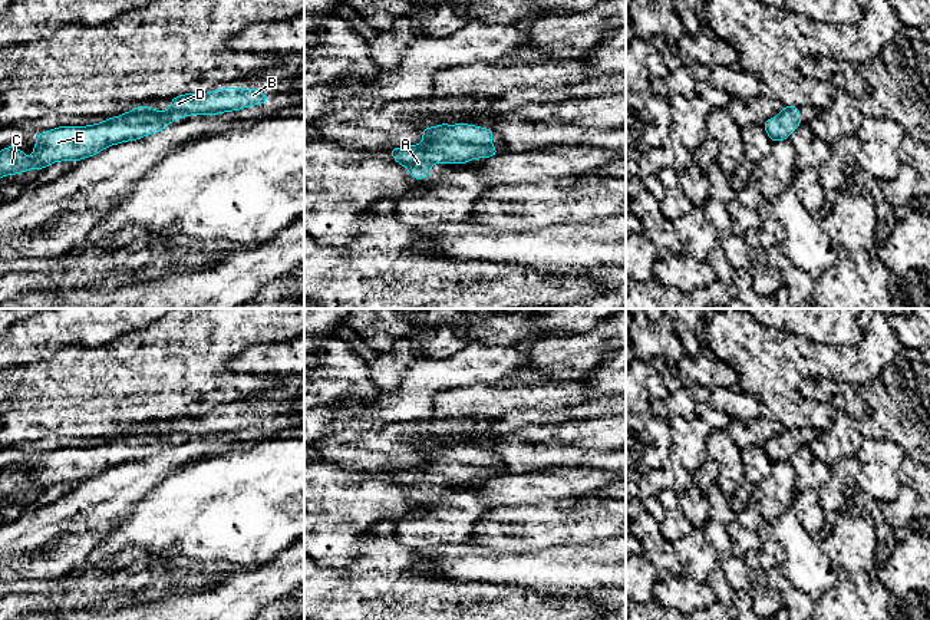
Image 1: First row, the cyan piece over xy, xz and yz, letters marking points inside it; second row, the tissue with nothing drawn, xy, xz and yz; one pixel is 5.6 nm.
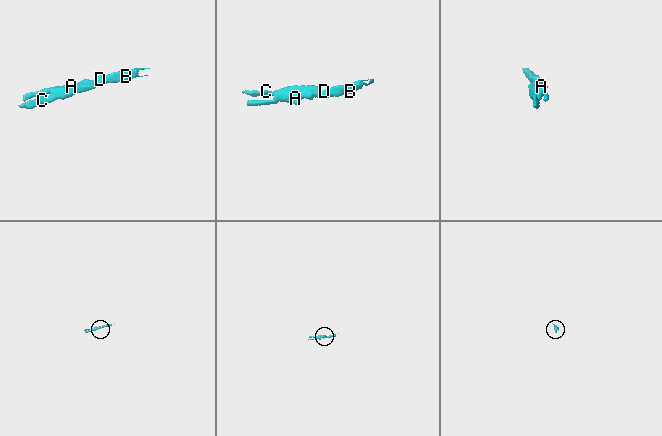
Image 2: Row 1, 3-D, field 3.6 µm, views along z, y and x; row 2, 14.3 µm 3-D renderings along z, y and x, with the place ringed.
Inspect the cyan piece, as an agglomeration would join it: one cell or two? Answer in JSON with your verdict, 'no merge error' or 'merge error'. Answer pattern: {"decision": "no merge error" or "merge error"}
{"decision": "no merge error"}

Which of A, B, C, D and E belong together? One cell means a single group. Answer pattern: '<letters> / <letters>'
A B C D E

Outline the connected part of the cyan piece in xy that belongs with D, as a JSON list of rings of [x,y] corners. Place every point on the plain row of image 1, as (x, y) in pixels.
[[[222,409],[210,415],[185,415],[171,421],[166,433],[138,428],[121,438],[115,438],[89,448],[57,448],[36,456],[32,484],[26,484],[26,474],[7,468],[0,472],[0,499],[43,491],[57,482],[80,482],[99,475],[106,468],[136,462],[142,458],[164,452],[174,441],[188,436],[218,436],[240,432],[251,426],[268,426],[267,418],[258,409],[247,412]]]

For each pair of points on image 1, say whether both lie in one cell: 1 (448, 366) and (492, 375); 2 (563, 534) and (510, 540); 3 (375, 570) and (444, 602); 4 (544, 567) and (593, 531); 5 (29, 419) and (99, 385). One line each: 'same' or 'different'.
1: same
2: same
3: same
4: different
5: same

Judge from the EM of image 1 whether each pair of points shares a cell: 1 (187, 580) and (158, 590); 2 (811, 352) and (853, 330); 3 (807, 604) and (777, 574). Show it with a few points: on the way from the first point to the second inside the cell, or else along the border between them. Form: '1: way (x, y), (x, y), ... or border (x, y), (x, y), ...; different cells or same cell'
1: way (180, 586), (165, 590); same cell
2: border (794, 335), (820, 343), (860, 343); different cells
3: way (798, 600), (781, 583); same cell

